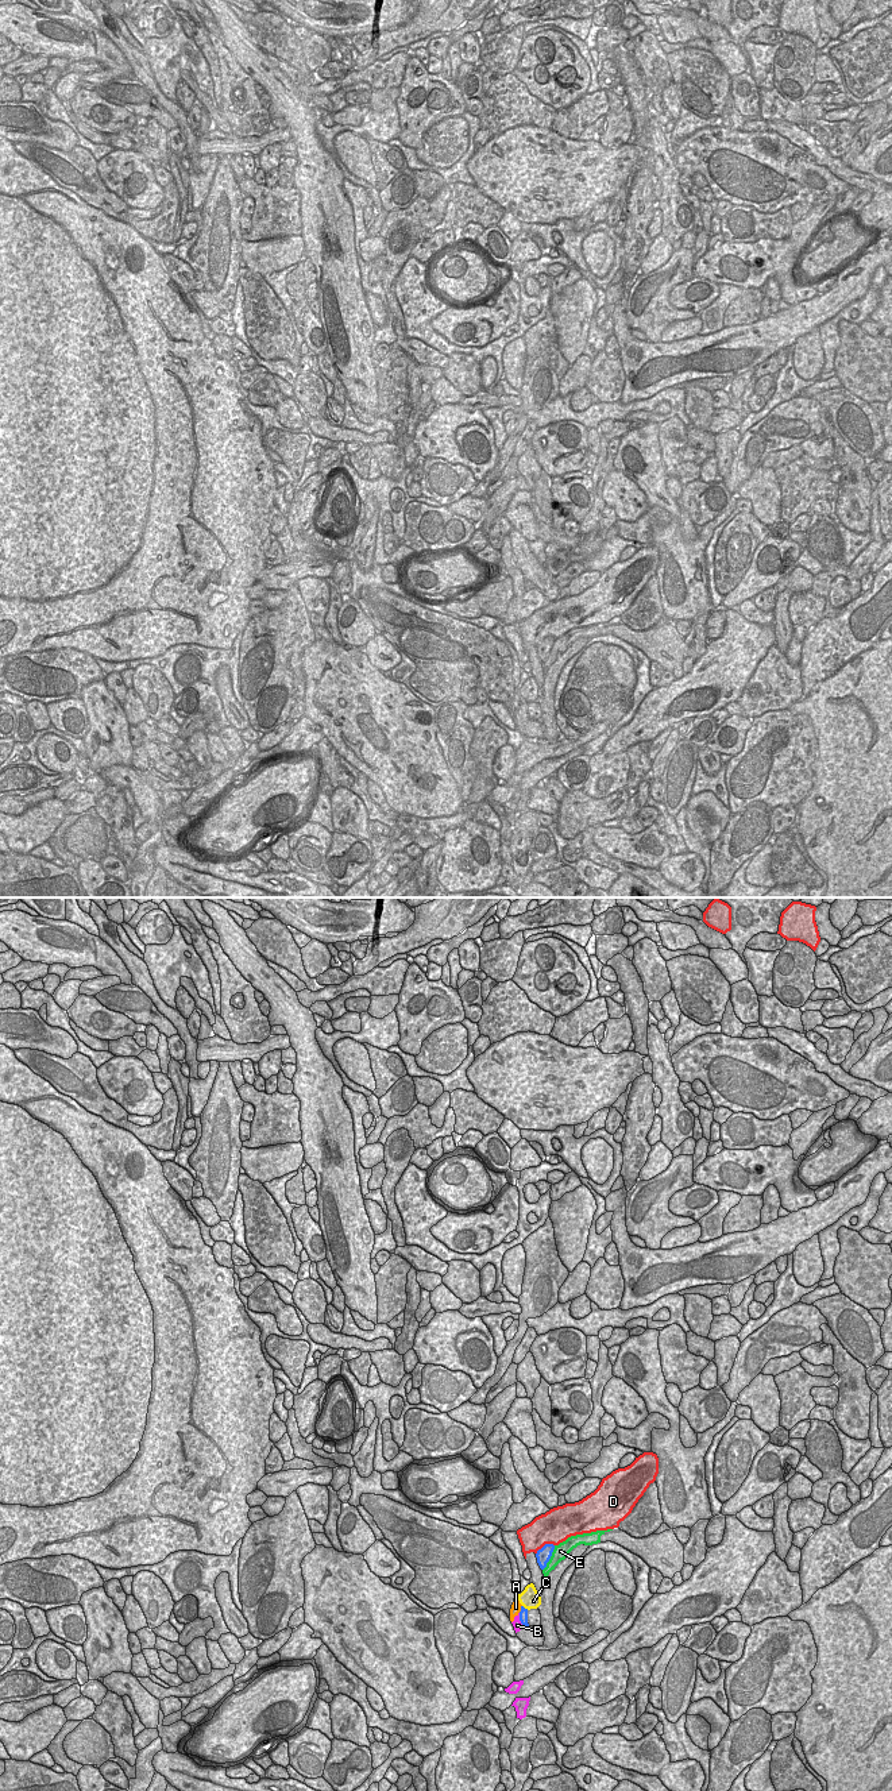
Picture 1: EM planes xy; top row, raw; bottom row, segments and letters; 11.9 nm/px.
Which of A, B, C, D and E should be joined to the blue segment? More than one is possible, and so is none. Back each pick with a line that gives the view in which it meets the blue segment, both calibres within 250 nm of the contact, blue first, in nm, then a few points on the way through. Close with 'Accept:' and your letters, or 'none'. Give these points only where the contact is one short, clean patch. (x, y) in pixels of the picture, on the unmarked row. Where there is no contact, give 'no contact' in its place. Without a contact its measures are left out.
B: meets blue in xy; 100 nm thick on the blue side, 100 nm on the other; runs through xy (524, 705), (520, 713), (517, 717)
Accept: B

